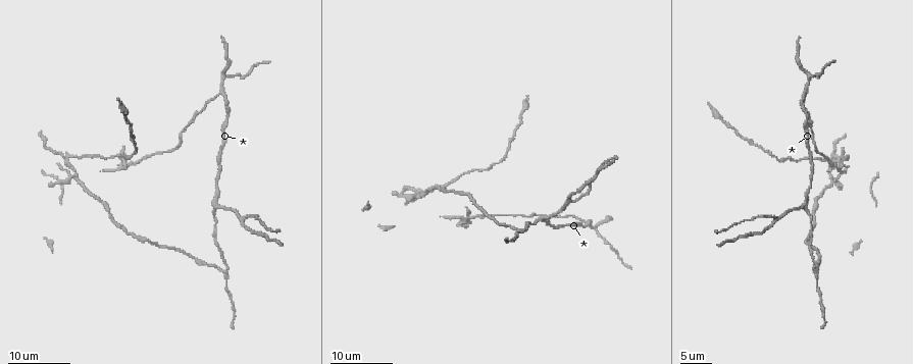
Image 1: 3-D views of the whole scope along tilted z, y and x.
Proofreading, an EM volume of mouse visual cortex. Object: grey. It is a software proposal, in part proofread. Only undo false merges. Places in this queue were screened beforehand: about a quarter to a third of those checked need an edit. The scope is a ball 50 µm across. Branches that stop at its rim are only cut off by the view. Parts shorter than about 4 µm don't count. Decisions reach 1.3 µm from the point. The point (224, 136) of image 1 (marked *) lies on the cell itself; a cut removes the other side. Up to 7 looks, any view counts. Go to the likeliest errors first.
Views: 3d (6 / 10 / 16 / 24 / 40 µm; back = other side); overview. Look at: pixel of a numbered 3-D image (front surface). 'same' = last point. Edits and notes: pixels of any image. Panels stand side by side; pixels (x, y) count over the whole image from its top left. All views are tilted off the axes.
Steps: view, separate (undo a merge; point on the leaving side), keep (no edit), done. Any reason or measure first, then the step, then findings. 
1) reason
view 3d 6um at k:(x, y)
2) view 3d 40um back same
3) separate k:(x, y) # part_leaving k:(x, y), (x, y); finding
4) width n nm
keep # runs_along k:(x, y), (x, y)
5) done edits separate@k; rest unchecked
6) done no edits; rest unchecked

side arm on a straight run
view 3d 16um at 1:(227, 274)

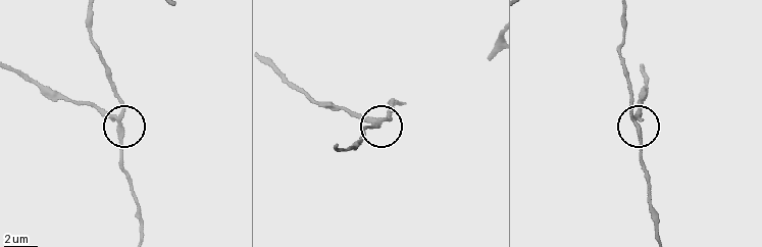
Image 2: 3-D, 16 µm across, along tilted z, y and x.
view 3d 6um at 2:(636, 126)

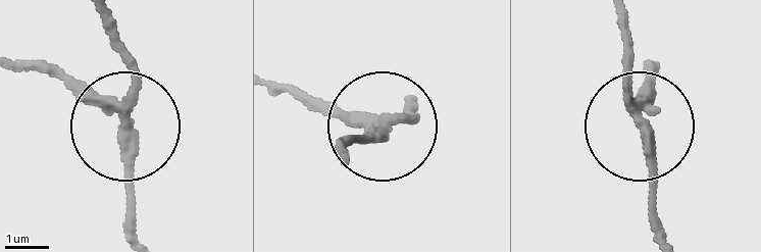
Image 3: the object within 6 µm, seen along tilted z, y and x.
separate 3:(54, 65) # part_leaving 3:(107, 101), (13, 64); a second cell is stuck on

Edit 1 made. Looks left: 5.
view overview

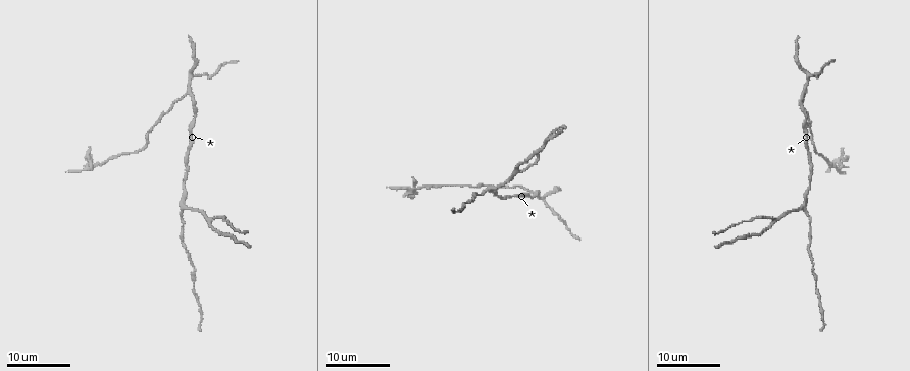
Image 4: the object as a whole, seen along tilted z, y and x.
branch point
view 3d 24um at 4:(805, 94)

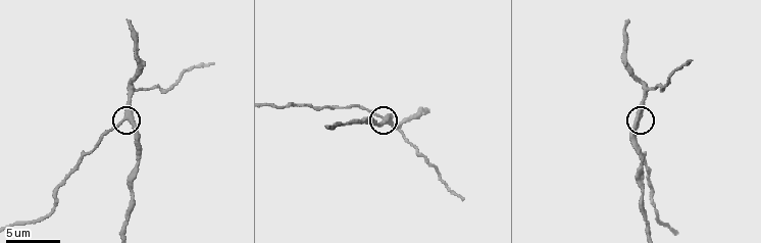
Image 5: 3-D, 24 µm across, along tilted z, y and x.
view 3d 10um at 5:(126, 116)

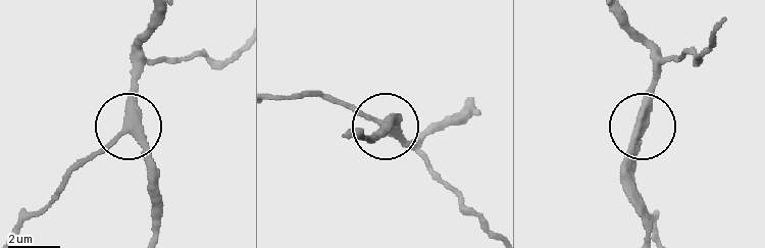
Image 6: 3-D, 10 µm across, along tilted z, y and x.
arms 3
keep # runs_along 6:(647, 233), (646, 207), (627, 161), (656, 76), (656, 45); continuous, no second cell

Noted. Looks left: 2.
thin arm on a thick one
view 3d 16um at 4:(211, 220)

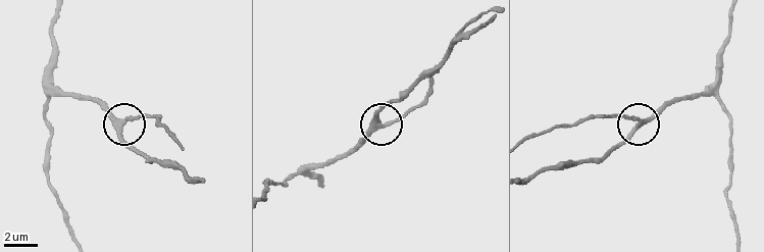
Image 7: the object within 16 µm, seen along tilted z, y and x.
zoom in
view 3d 10um at 7:(123, 122)

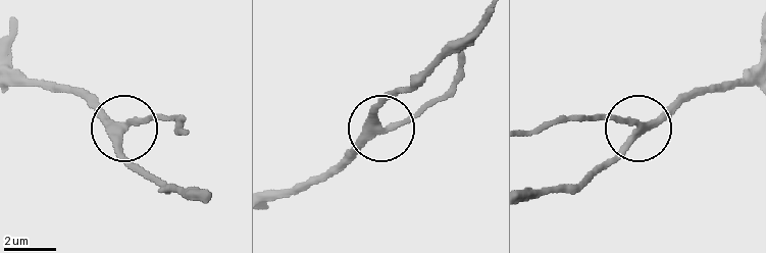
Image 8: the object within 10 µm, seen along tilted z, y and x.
width 280 nm
keep # runs_along 8:(749, 72), (645, 125), (593, 120); continuous, no second cell

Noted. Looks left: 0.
done edits separate@3; rest unchecked

